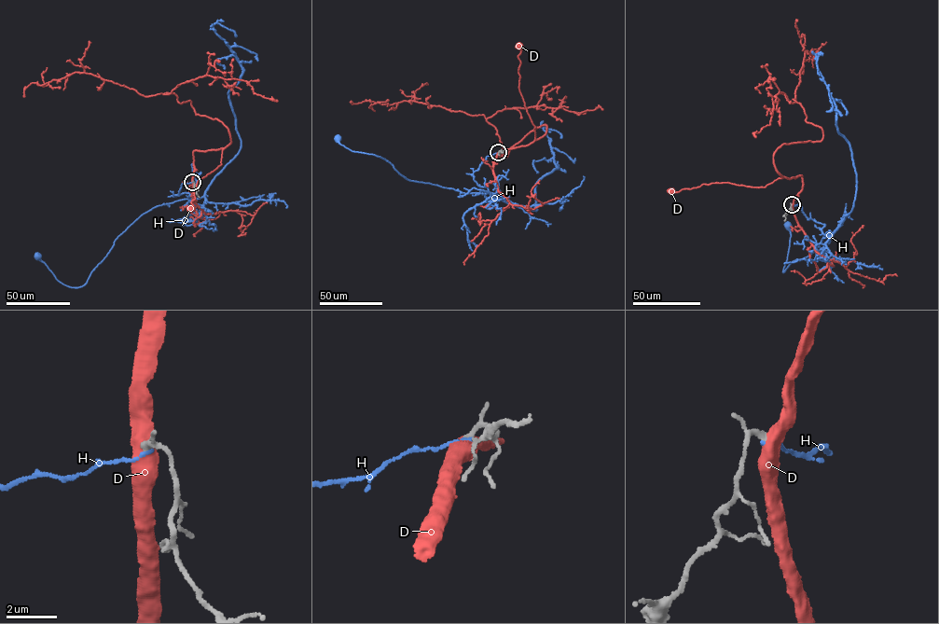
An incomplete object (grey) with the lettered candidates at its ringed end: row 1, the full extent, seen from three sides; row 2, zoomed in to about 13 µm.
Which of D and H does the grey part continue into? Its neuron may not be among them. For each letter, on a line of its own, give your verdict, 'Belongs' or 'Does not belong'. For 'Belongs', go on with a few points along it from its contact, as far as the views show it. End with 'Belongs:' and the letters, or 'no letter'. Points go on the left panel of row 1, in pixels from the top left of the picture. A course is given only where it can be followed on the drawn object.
D: Does not belong
H: Does not belong
Belongs: no letter

